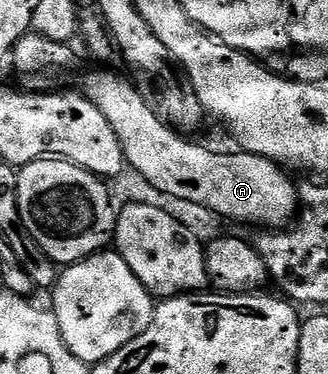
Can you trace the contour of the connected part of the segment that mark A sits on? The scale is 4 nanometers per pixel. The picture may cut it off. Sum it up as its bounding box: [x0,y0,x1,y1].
[84,69,300,231]

